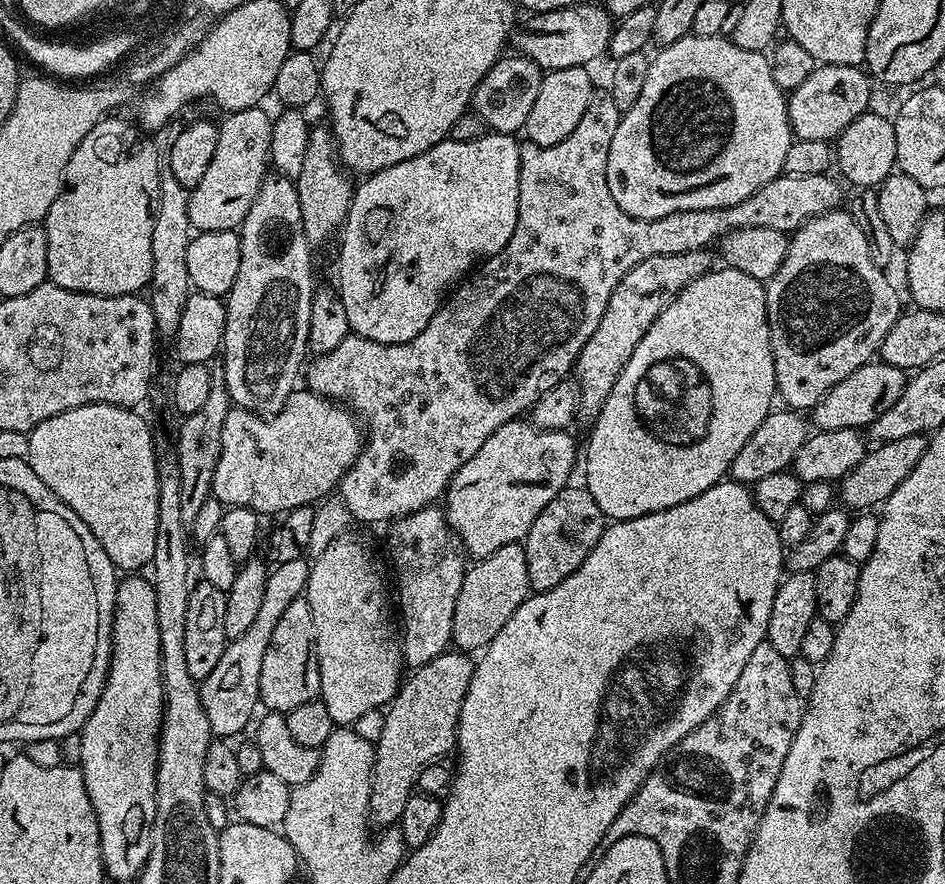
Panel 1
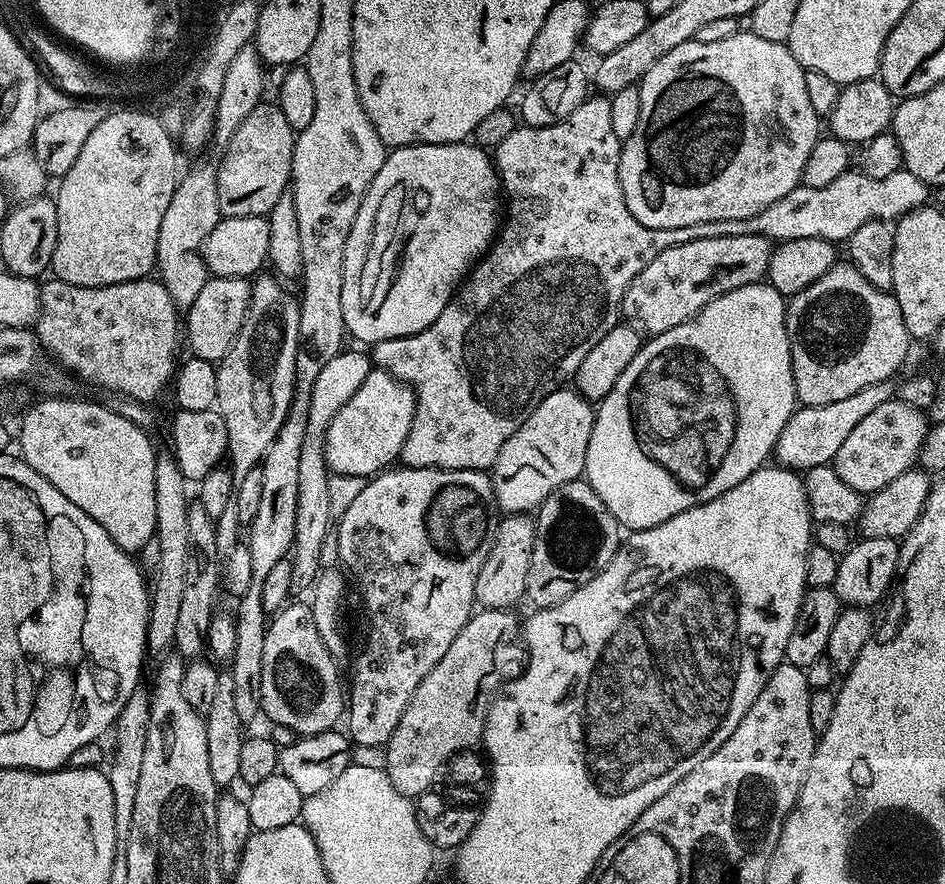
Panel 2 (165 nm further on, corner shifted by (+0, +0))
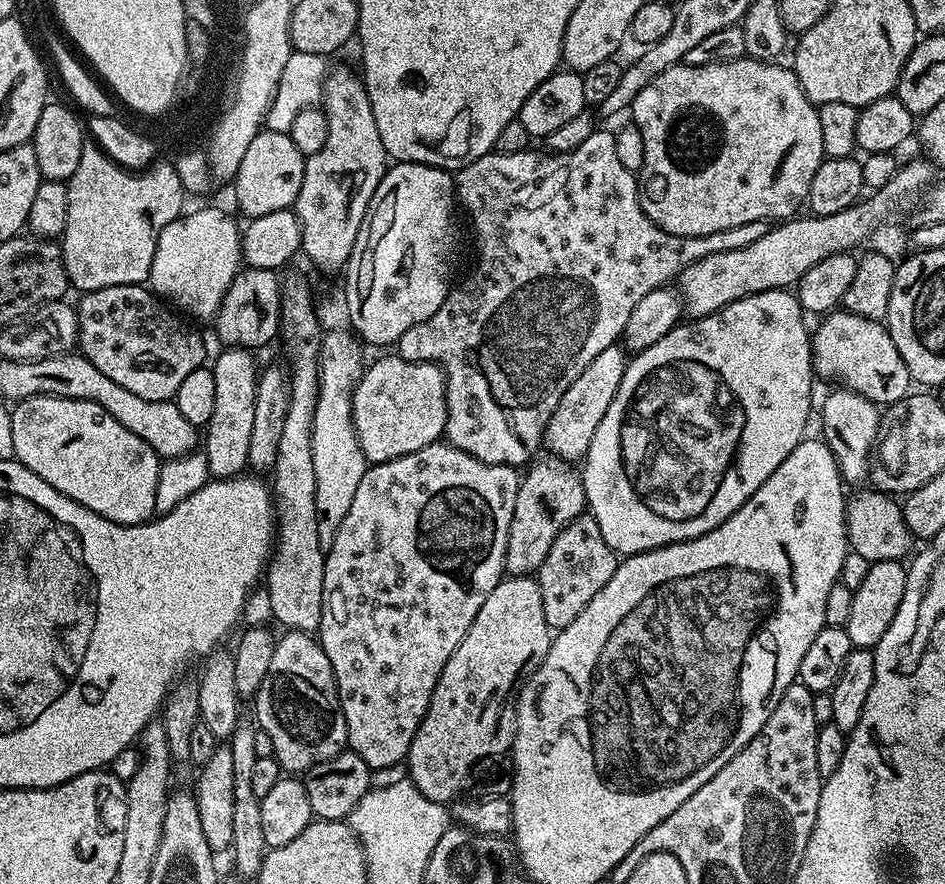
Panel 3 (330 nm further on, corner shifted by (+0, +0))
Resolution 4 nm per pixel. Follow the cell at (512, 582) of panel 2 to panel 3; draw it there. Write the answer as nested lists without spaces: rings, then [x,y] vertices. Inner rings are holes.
[[[548,454],[545,460],[537,459],[527,465],[522,479],[516,488],[514,514],[510,522],[510,534],[506,542],[505,573],[527,575],[535,573],[542,566],[554,538],[560,531],[585,511],[584,478],[576,472],[571,463],[561,460],[555,454]],[[537,463],[537,464],[536,464]]]

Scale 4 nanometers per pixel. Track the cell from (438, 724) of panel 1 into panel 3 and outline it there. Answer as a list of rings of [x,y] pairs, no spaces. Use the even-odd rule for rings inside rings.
[[[512,574],[507,578],[501,578],[498,586],[494,586],[494,590],[490,590],[490,598],[486,598],[486,602],[482,602],[482,610],[478,610],[474,622],[470,622],[470,630],[466,630],[466,638],[462,638],[462,642],[458,642],[458,650],[454,650],[454,654],[450,654],[450,662],[446,662],[446,666],[434,686],[434,694],[430,698],[430,706],[426,710],[426,714],[422,718],[422,722],[418,726],[418,730],[408,747],[406,765],[408,764],[409,773],[407,772],[407,775],[412,783],[416,785],[416,789],[422,794],[426,794],[426,798],[430,798],[439,804],[447,805],[463,793],[460,791],[463,790],[464,783],[468,780],[468,771],[471,768],[473,771],[479,765],[482,758],[499,756],[511,749],[512,739],[516,737],[516,710],[518,707],[518,683],[516,684],[516,679],[520,675],[522,675],[521,677],[525,675],[524,668],[534,670],[544,661],[548,653],[548,647],[552,644],[552,637],[553,633],[546,622],[546,610],[542,610],[542,590],[540,589],[539,579],[532,574]]]

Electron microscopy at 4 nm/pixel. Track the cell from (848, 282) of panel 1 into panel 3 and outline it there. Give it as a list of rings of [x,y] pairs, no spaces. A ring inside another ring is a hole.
[[[833,310],[823,317],[824,320],[817,328],[811,333],[810,339],[812,341],[812,366],[817,377],[825,376],[828,380],[840,380],[836,382],[844,383],[847,387],[853,391],[860,393],[860,395],[867,397],[868,400],[872,401],[878,406],[887,406],[889,404],[897,404],[903,396],[909,395],[910,387],[913,383],[912,375],[908,373],[908,367],[906,362],[902,362],[902,354],[898,354],[898,346],[894,346],[894,338],[890,338],[887,327],[881,321],[871,320],[865,316],[859,316],[854,312],[847,310]]]

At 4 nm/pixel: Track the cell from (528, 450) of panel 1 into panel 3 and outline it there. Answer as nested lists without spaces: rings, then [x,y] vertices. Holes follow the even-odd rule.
[[[619,343],[606,346],[606,350],[602,350],[602,354],[598,354],[598,358],[594,358],[578,378],[574,378],[566,394],[562,394],[562,402],[558,402],[554,414],[550,414],[543,438],[543,443],[547,447],[549,444],[552,447],[549,449],[561,460],[583,461],[594,438],[594,430],[598,430],[598,422],[602,422],[614,394],[618,394],[618,386],[622,386],[622,374],[628,368],[629,359],[629,353]]]

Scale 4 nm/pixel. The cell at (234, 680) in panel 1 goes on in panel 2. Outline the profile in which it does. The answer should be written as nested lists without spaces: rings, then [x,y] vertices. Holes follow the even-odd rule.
[[[350,348],[326,362],[311,387],[310,410],[307,411],[306,433],[298,460],[298,509],[295,510],[295,542],[290,553],[292,585],[295,589],[307,589],[315,583],[322,566],[321,548],[327,543],[331,528],[330,494],[328,477],[330,469],[325,462],[325,434],[334,414],[338,412],[361,388],[372,369],[367,353]]]

